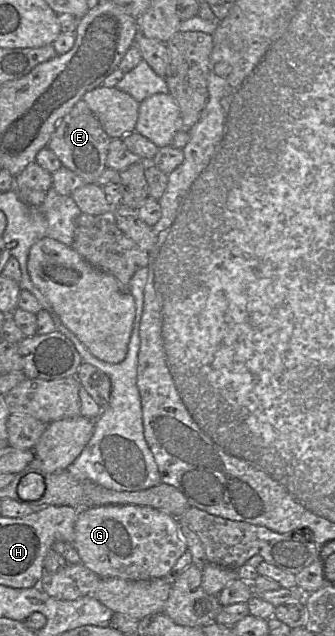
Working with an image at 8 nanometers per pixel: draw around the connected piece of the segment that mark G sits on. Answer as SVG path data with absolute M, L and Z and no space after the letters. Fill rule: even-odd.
M105 505L81 509L74 527L72 545L80 563L103 578L124 580L148 580L164 578L177 560L187 551L187 545L179 530L179 519L164 511L137 505Z

